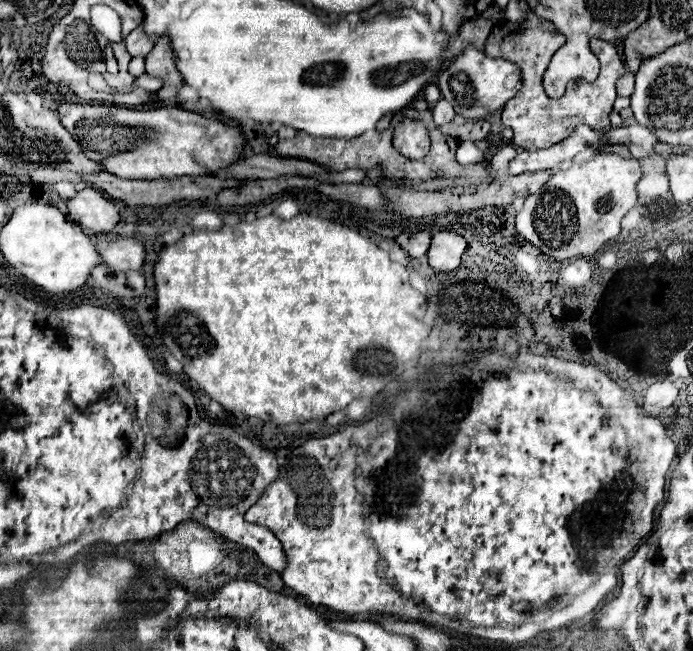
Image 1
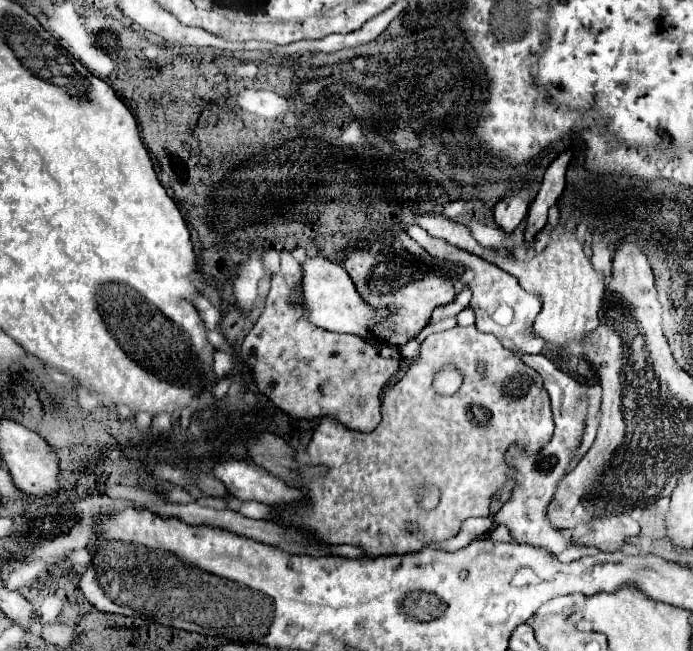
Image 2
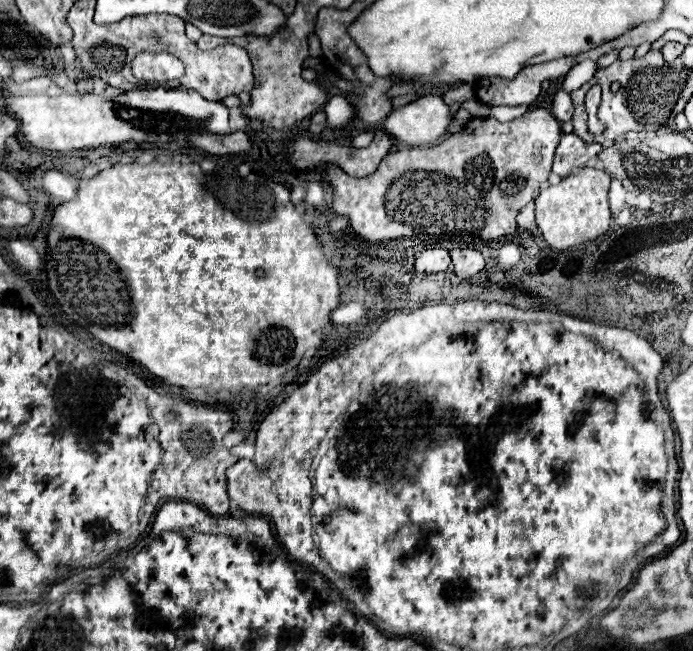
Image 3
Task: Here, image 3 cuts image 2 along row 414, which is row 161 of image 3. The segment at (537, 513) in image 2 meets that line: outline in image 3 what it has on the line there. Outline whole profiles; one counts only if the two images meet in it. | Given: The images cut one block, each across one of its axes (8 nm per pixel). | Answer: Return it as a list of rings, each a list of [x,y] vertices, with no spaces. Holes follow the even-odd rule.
[[[562,134],[562,140],[556,148],[552,172],[556,172],[558,176],[564,178],[572,172],[572,168],[584,166],[600,150],[602,150],[600,144],[586,144],[576,134]]]

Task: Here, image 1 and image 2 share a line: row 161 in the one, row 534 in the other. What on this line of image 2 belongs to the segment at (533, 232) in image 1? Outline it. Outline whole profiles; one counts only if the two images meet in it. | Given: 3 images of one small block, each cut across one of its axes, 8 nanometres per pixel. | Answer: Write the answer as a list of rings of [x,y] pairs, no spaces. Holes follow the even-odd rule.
[[[628,514],[614,518],[594,518],[592,532],[584,538],[574,538],[582,546],[596,546],[602,552],[616,552],[628,536],[638,536],[640,526]]]

